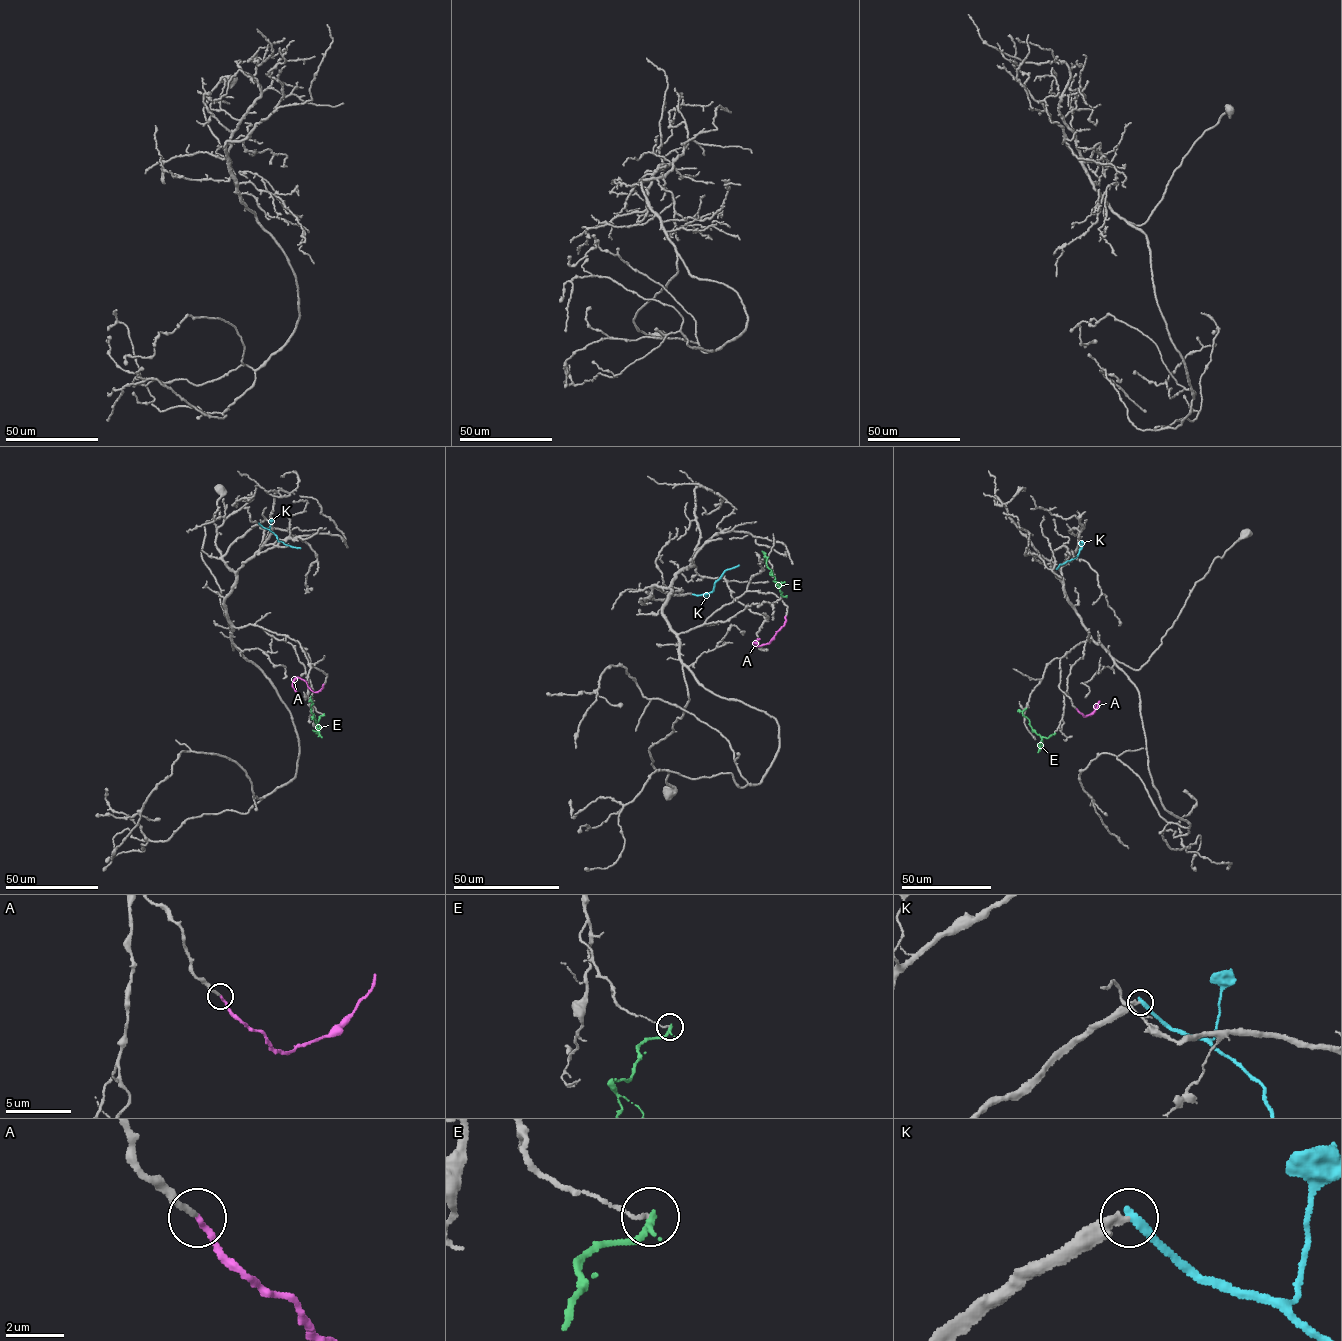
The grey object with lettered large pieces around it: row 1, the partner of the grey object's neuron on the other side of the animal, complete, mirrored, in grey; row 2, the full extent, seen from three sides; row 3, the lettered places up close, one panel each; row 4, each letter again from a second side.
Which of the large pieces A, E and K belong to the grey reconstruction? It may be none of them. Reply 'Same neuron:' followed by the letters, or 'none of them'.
Same neuron: A

